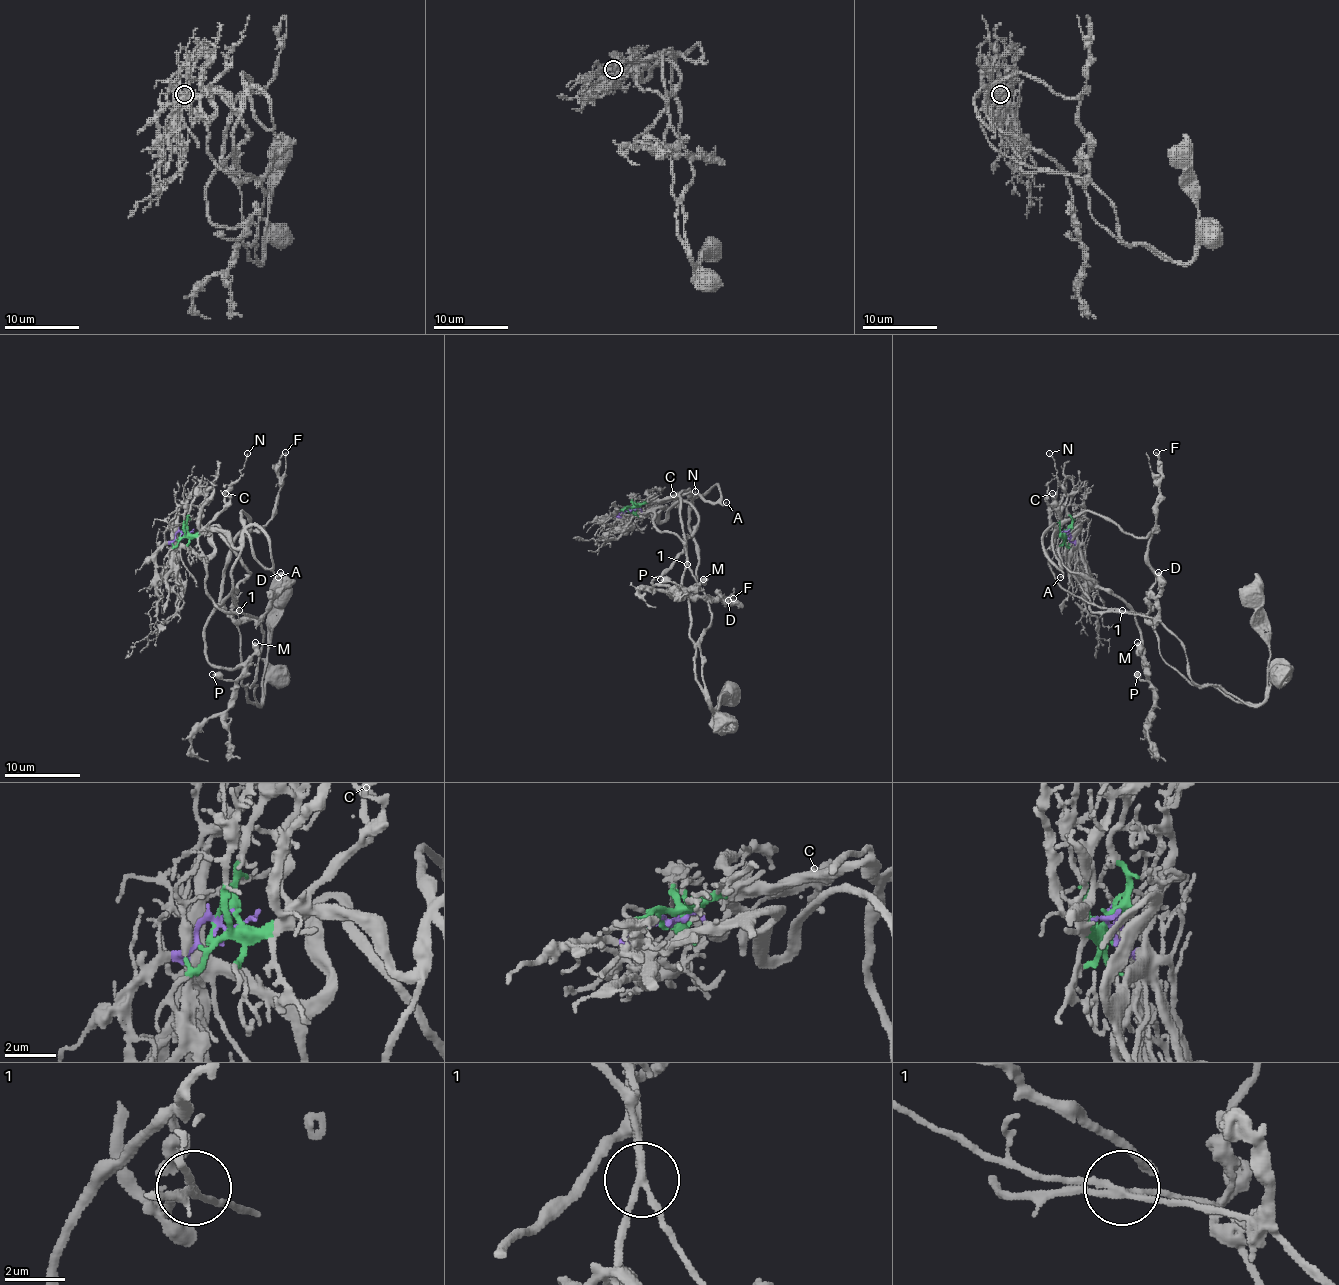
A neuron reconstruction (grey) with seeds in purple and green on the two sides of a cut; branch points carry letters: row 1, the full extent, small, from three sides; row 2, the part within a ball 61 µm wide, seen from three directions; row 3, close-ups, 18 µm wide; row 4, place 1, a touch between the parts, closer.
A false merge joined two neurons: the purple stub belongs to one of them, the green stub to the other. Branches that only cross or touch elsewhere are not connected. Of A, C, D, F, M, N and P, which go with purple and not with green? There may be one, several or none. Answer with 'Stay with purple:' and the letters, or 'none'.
Stay with purple: M, P

